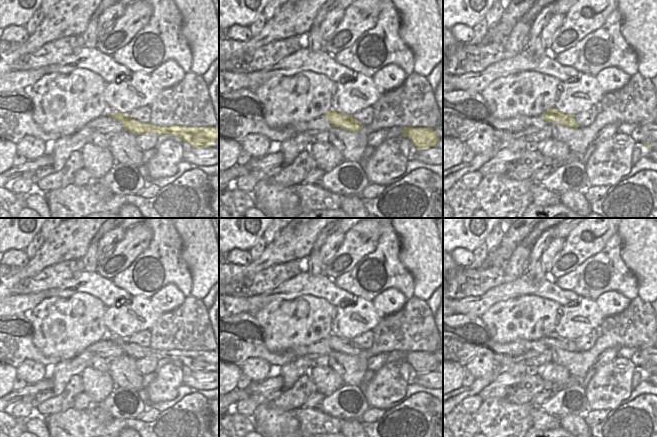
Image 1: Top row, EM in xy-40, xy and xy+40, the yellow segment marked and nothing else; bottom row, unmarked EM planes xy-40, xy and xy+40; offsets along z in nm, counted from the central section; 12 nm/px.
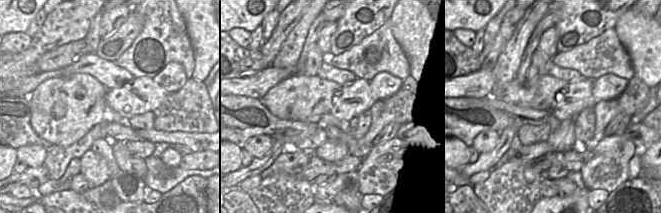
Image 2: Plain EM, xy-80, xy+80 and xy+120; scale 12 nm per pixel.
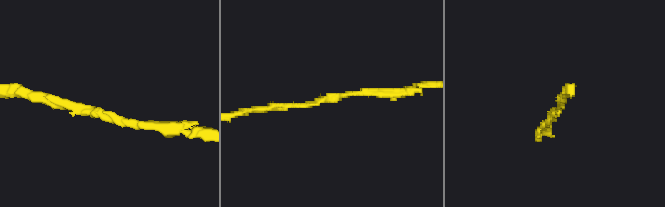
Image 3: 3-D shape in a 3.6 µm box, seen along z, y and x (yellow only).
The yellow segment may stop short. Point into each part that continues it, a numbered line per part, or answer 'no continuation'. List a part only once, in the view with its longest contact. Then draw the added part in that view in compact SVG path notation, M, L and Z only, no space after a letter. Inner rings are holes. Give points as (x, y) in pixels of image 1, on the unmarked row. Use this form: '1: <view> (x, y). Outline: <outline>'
no continuation.

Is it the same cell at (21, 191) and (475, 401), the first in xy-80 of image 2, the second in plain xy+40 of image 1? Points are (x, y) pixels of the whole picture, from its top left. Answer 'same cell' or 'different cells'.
same cell

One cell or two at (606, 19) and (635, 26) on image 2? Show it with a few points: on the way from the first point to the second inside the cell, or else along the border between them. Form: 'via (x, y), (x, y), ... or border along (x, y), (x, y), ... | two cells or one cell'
border along (627, 10), (618, 19), (614, 28) | two cells

